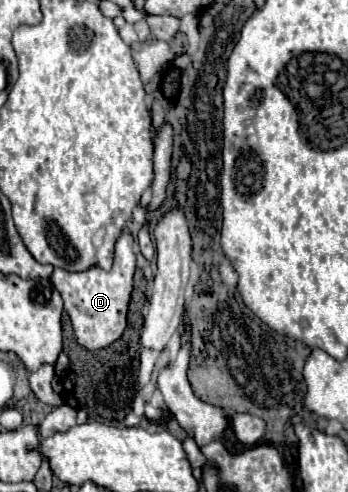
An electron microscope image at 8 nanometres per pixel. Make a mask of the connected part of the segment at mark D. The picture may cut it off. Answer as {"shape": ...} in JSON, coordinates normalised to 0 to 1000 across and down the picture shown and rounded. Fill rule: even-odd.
{"shape":[[[351,470],[351,478],[333,490],[328,535],[316,551],[299,551],[287,543],[259,543],[253,551],[201,555],[201,551],[161,543],[144,563],[155,583],[184,608],[184,628],[207,648],[207,665],[213,665],[224,697],[259,713],[310,705],[362,669],[362,636],[368,636],[368,612],[379,596],[379,563],[391,551],[391,514],[379,506],[379,494],[385,494],[379,478],[368,470]]]}

